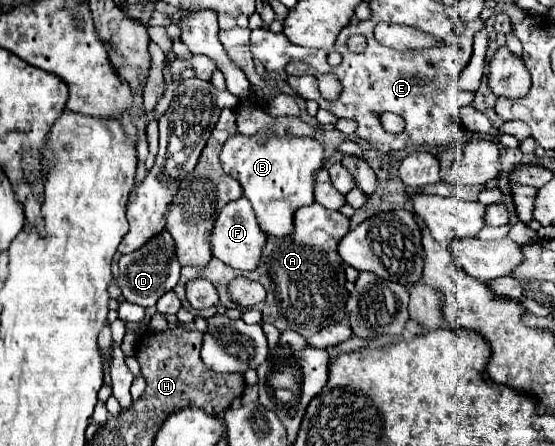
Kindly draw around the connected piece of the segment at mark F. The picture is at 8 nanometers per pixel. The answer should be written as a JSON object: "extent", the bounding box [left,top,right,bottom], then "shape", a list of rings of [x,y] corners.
{"extent":[212,197,266,273],"shape":[[[246,197],[230,201],[222,209],[222,213],[218,215],[218,221],[214,225],[214,231],[212,231],[212,255],[216,259],[220,259],[222,263],[234,267],[234,269],[248,273],[248,271],[254,271],[258,267],[264,245],[266,245],[266,235],[258,227],[258,221],[256,221],[256,215],[252,211],[250,201]]]}

